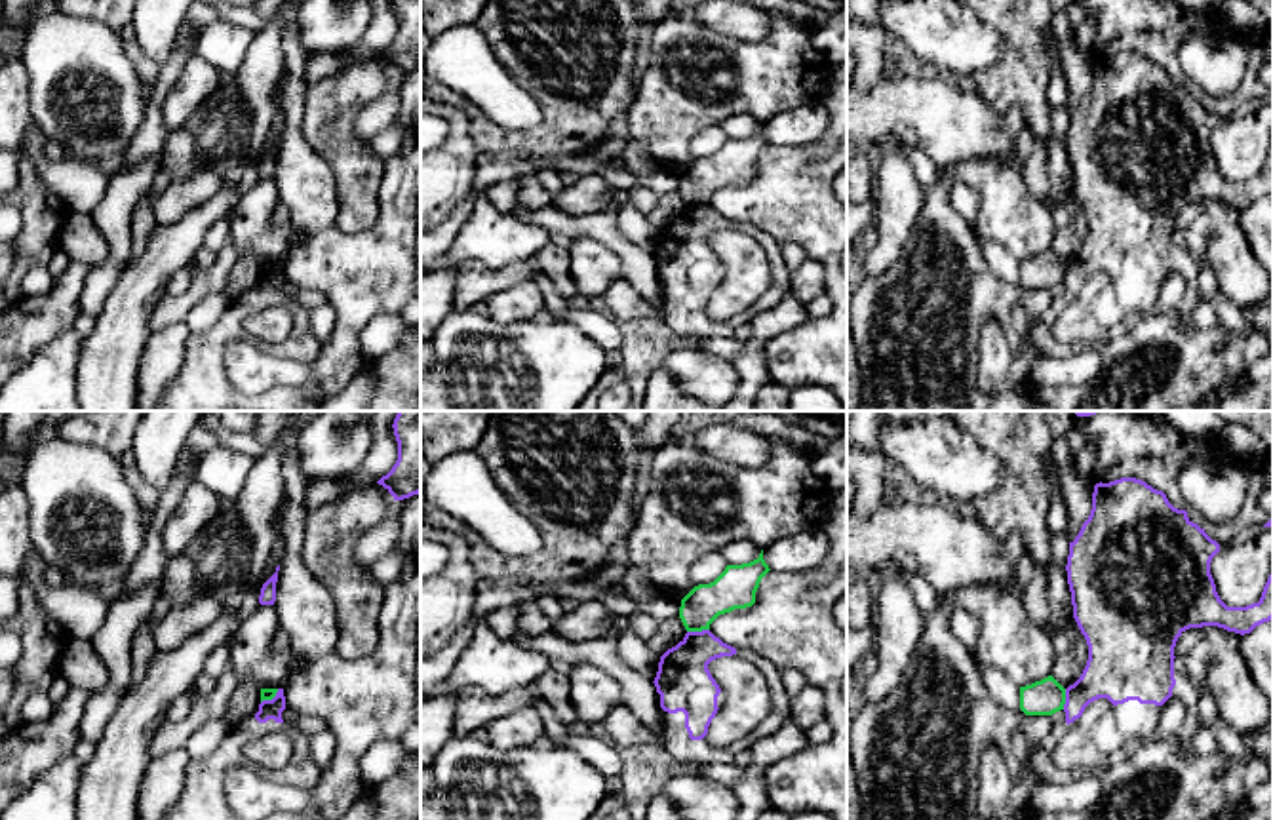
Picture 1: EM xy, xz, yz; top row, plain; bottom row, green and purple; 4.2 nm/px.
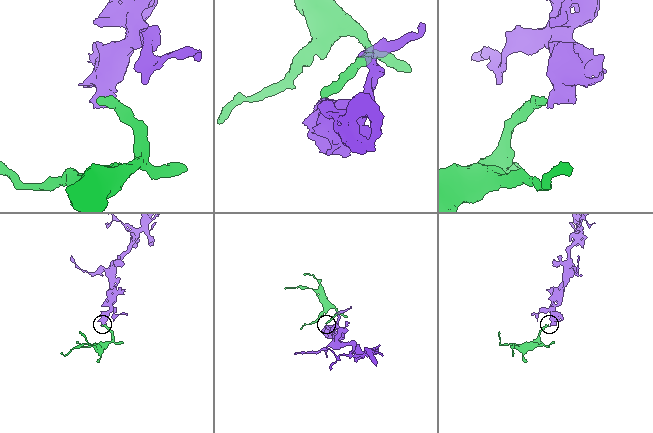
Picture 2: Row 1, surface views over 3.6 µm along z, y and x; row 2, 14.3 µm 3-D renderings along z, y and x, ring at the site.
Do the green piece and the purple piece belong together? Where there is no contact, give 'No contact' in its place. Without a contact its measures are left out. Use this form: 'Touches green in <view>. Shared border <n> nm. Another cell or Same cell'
Touches green in xz. Shared border 100 nm. Another cell

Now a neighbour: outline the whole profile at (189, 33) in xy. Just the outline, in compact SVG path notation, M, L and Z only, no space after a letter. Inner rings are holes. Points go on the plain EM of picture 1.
M185 17L185 21L183 21L183 25L179 29L179 34L177 34L173 49L185 49L185 48L192 48L194 49L202 29L204 27L194 25L188 17Z

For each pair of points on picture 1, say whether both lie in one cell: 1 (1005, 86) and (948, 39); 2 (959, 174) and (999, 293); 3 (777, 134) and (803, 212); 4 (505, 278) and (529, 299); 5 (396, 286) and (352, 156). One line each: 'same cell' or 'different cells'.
1: different cells
2: different cells
3: different cells
4: different cells
5: different cells

